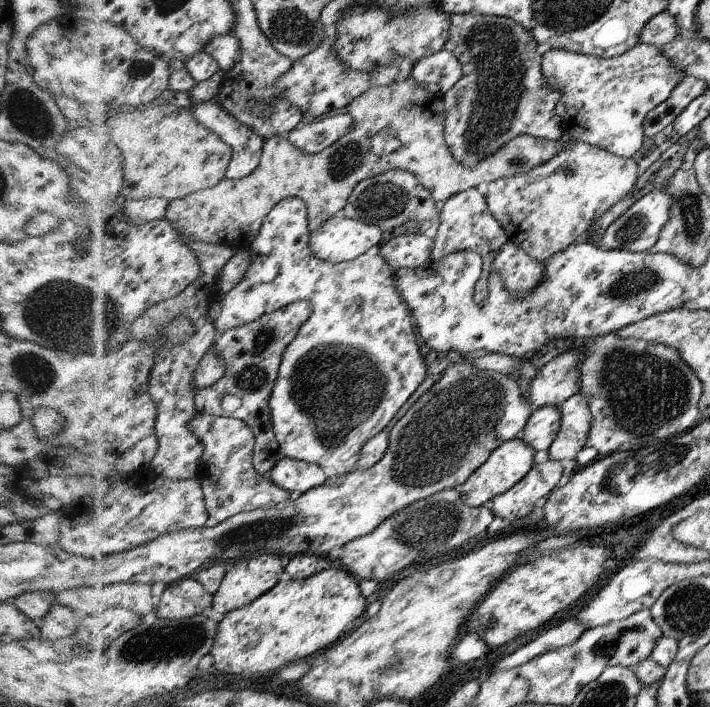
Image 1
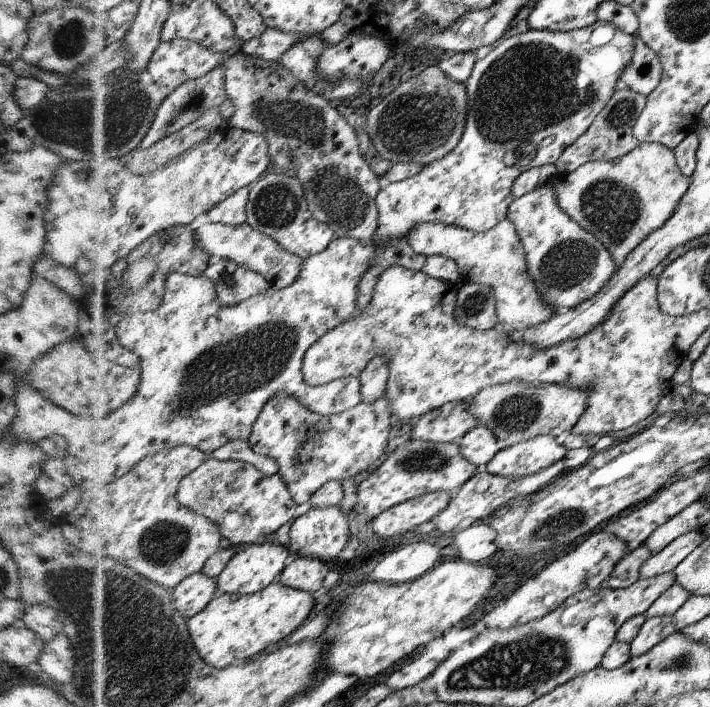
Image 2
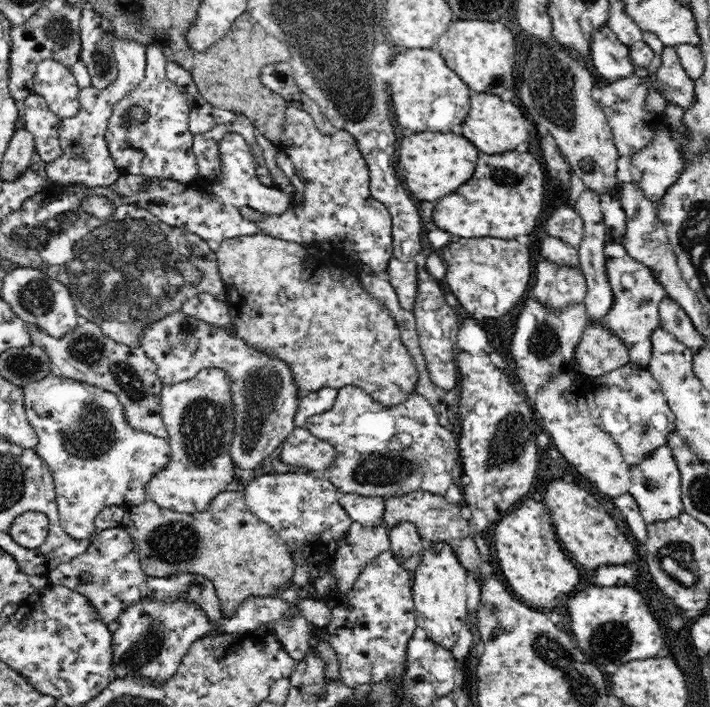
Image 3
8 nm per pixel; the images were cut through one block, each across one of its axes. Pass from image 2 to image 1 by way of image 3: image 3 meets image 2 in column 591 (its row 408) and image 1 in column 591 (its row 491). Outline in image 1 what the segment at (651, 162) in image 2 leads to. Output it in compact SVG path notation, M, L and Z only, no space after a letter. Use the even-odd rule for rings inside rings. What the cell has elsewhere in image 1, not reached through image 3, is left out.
M577 139L552 160L526 174L488 183L485 199L509 240L534 260L544 262L577 242L590 224L618 204L639 180L638 166L632 157L614 156Z

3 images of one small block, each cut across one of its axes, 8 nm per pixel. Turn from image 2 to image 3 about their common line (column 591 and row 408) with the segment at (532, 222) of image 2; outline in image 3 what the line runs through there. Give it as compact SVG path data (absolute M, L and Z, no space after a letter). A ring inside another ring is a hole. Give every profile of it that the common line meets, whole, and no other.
M182 310L172 311L152 321L138 337L138 344L156 363L164 386L184 383L203 369L217 369L229 376L235 416L230 456L238 468L255 468L294 430L300 394L292 371L284 361L249 346L226 328L216 328L202 318L180 320L186 315Z

